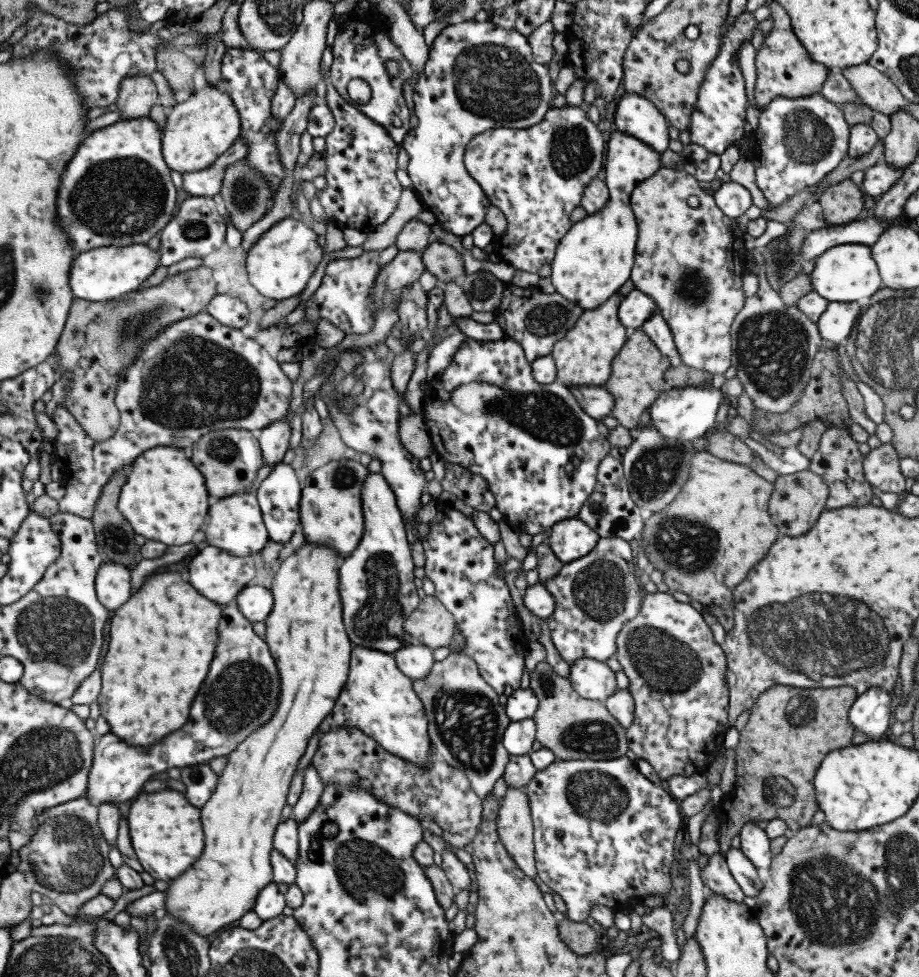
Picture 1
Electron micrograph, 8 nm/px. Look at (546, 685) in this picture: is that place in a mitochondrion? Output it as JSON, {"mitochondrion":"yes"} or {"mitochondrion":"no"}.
{"mitochondrion":"yes"}

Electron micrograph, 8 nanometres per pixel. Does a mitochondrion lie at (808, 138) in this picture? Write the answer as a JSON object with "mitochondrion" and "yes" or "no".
{"mitochondrion":"yes"}

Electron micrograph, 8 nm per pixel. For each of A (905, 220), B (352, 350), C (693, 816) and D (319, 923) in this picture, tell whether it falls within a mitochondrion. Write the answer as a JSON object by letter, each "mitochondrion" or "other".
{"A":"other","B":"other","C":"other","D":"other"}

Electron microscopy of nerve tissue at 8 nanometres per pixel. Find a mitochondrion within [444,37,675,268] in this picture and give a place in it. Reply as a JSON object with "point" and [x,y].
{"point":[494,81]}

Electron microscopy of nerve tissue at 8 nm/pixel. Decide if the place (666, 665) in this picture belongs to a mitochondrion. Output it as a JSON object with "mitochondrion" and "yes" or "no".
{"mitochondrion":"yes"}

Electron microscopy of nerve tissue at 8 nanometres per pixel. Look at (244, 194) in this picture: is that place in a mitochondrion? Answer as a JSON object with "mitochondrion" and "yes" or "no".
{"mitochondrion":"yes"}

